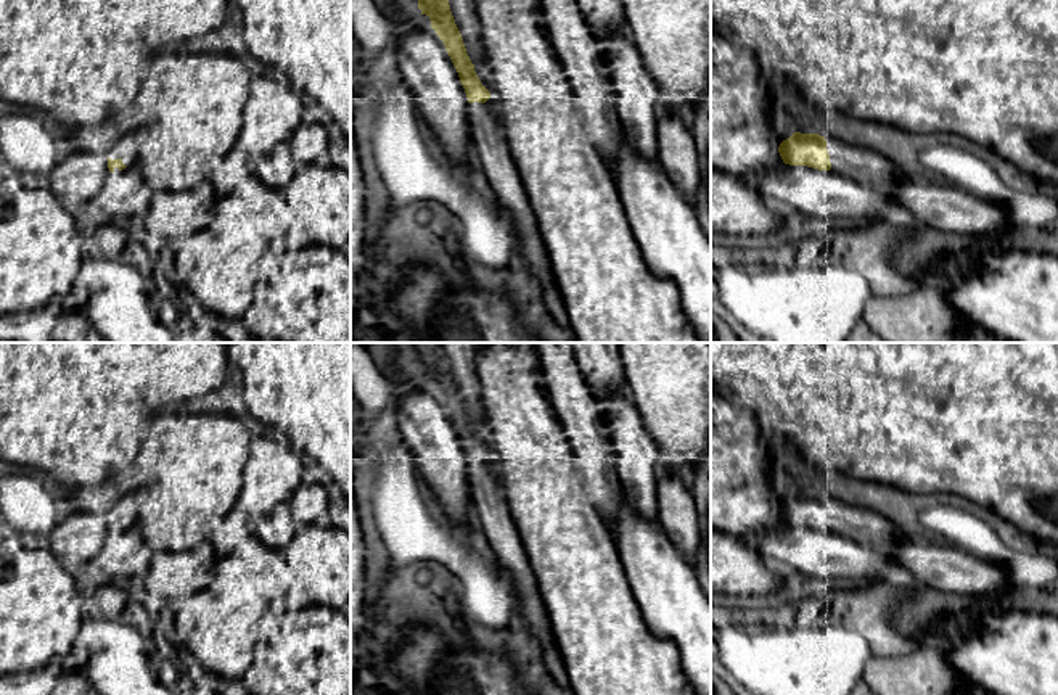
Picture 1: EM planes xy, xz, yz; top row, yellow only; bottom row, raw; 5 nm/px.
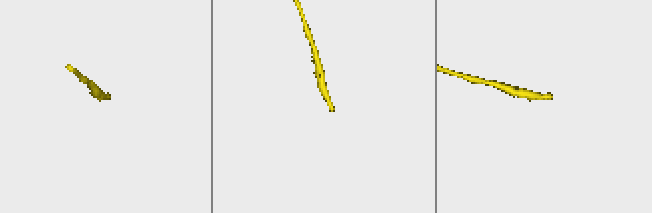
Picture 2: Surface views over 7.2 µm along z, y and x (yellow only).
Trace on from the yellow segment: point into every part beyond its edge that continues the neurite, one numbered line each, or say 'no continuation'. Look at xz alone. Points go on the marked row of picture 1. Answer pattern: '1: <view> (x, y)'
1: xz (491, 148)

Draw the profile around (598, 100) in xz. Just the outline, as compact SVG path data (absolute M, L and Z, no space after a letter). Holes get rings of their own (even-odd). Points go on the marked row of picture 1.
M540 0L547 37L556 51L585 124L585 134L616 180L624 130L614 109L608 60L576 0Z

